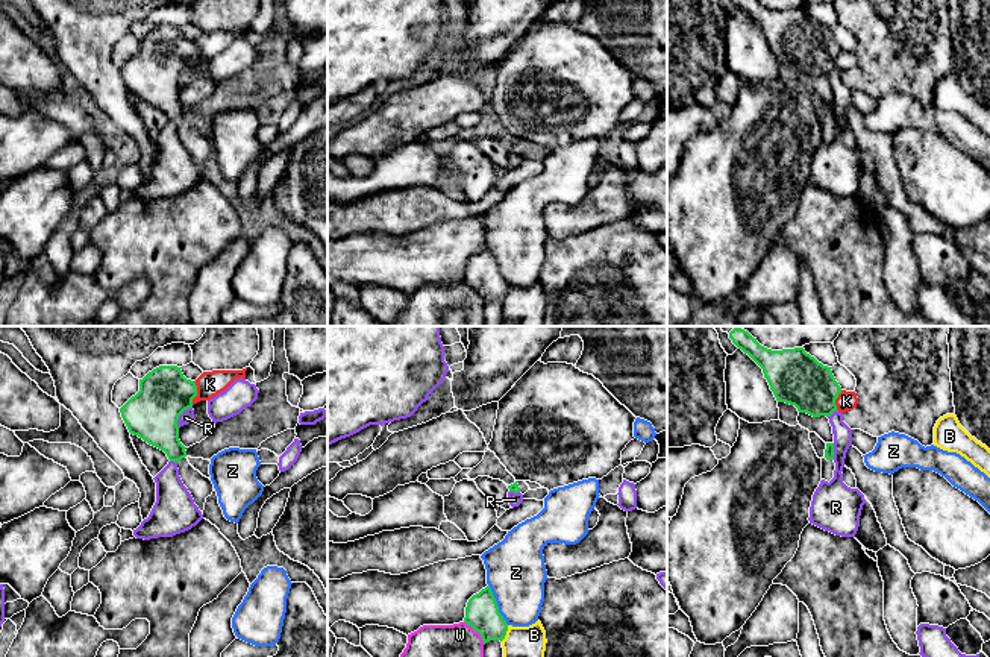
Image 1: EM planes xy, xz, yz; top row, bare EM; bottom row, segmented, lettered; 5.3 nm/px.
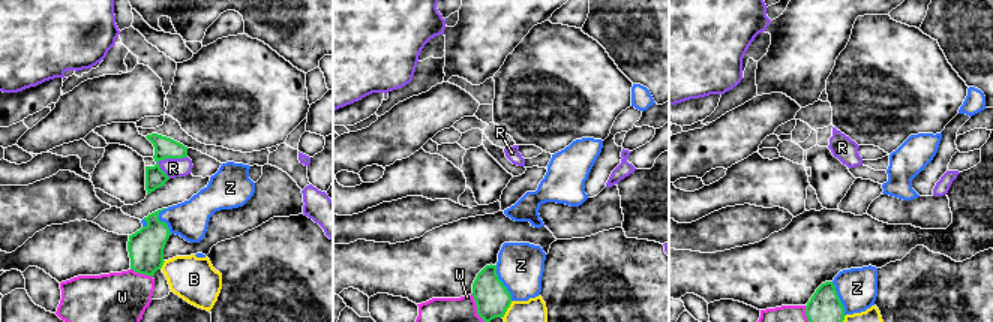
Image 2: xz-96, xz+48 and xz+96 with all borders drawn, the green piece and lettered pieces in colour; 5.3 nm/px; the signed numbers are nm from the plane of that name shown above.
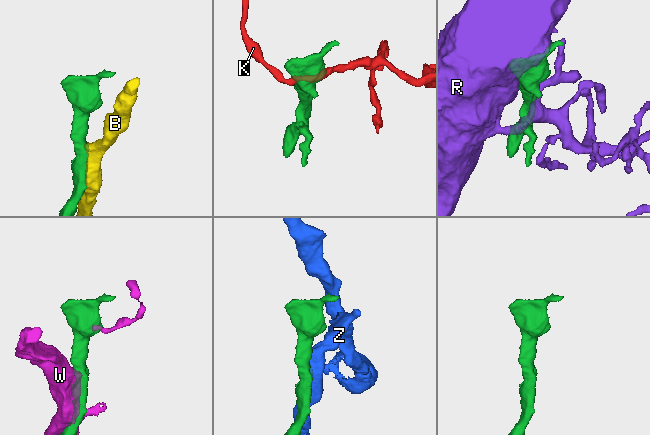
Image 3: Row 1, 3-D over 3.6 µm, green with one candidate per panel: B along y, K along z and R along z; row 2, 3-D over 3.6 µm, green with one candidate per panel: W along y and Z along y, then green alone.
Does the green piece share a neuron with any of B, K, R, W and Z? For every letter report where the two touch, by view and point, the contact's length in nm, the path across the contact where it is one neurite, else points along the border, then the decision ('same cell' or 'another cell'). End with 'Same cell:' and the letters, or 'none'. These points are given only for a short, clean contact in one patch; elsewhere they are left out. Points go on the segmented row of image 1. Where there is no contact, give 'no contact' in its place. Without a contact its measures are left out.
B: xz (505, 633) | 100 nm | another cell
K: xy (196, 393) | 130 nm | another cell
R: xy (179, 414) | 130 nm | along xy (191, 407), (179, 416), (178, 427) | another cell
W: xz (476, 630) | 170 nm | another cell
Z: xz (496, 604) | 240 nm | another cell
Same cell: none

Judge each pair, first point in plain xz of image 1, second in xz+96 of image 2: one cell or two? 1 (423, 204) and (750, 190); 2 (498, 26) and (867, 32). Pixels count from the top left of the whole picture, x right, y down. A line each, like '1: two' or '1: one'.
1: two
2: two

